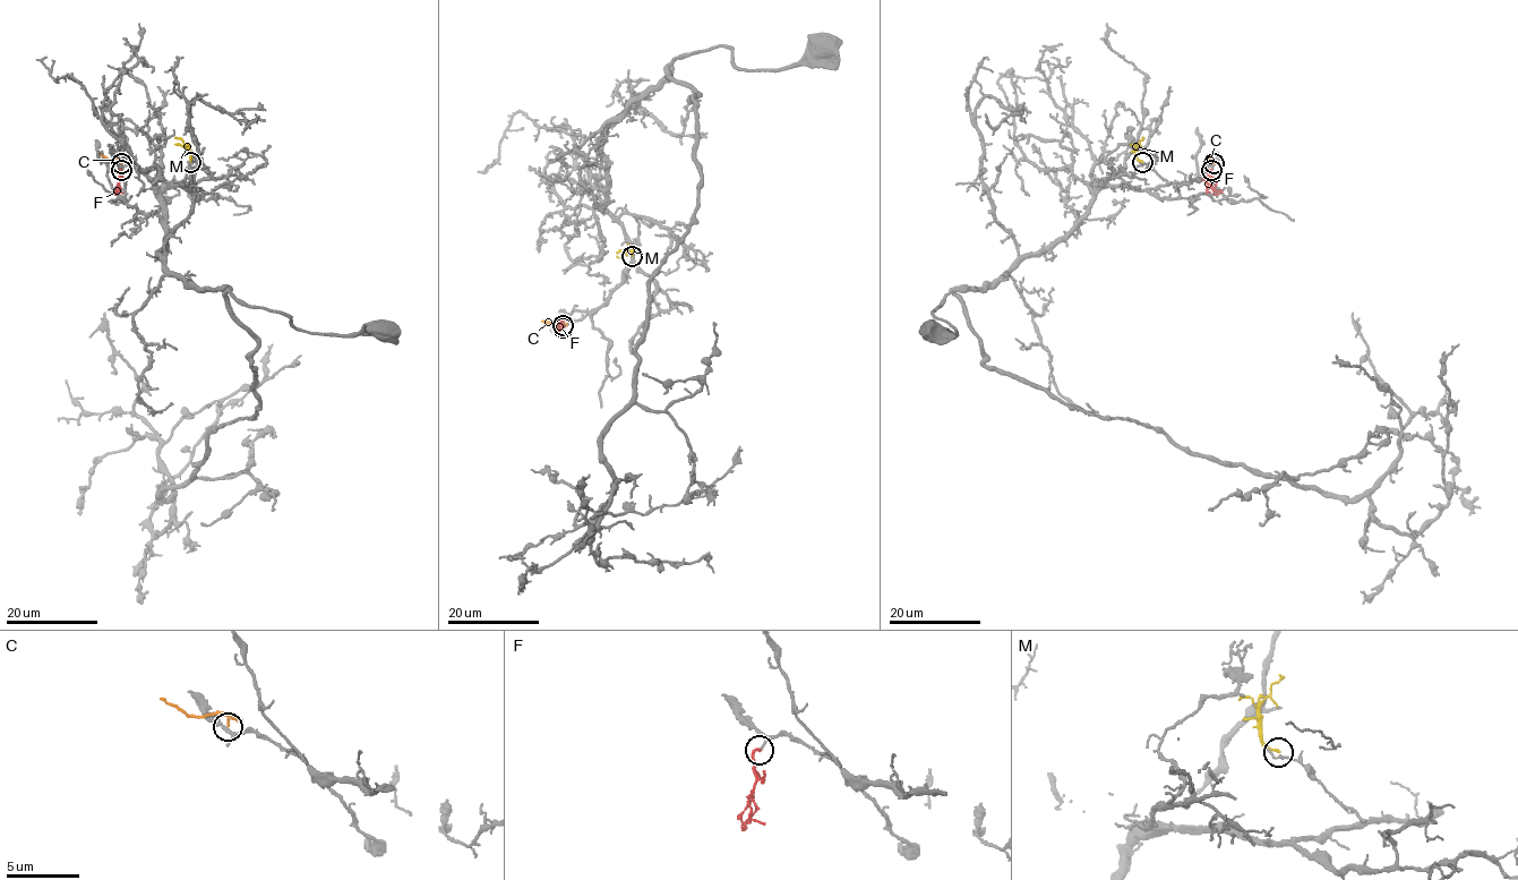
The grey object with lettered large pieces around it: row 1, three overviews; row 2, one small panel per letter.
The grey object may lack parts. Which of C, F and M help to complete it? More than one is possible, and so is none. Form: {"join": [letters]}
{"join": ["F"]}

